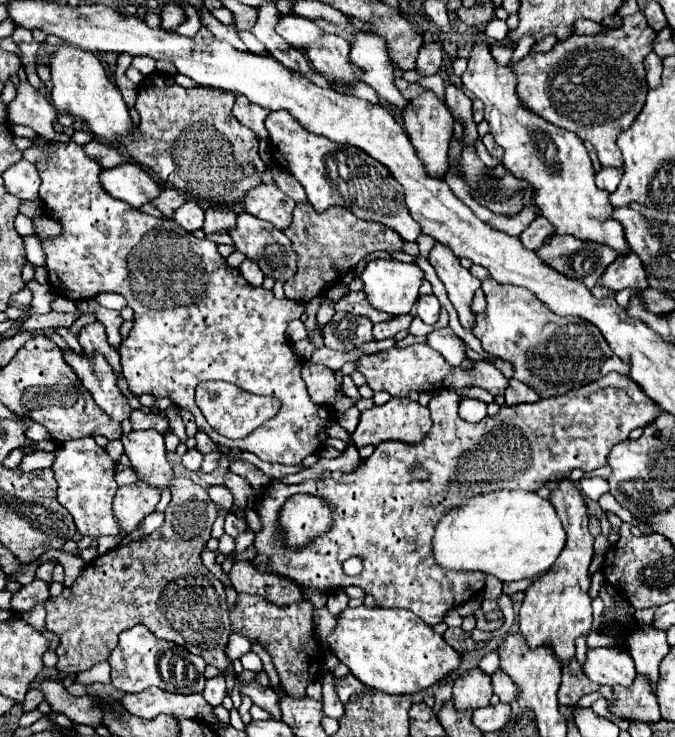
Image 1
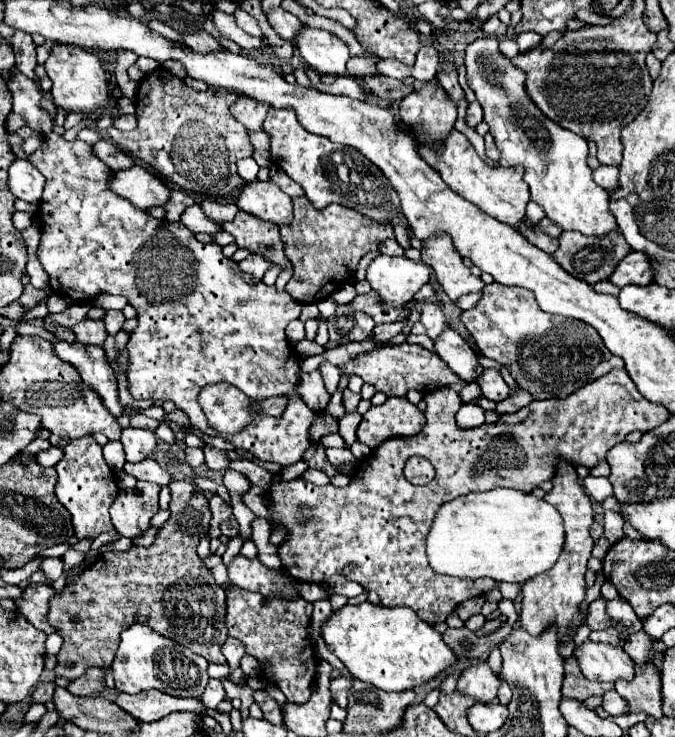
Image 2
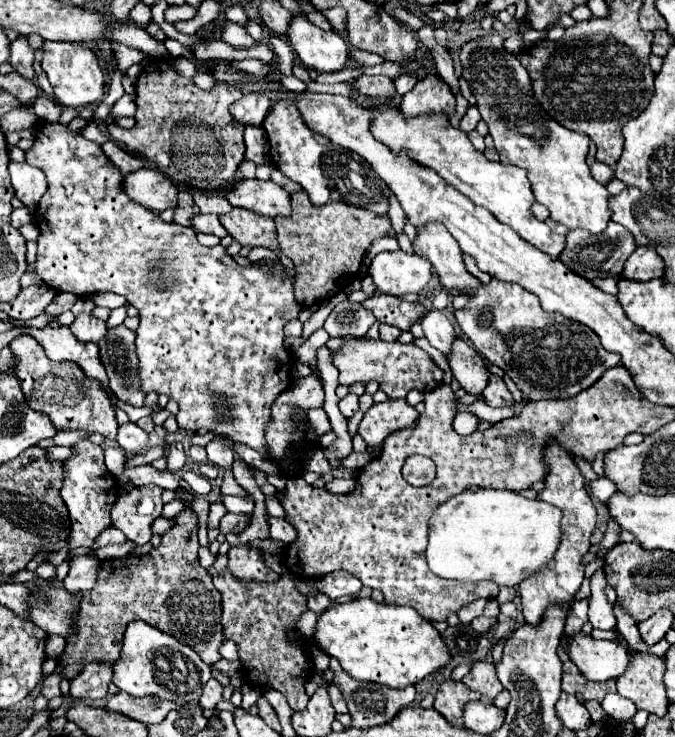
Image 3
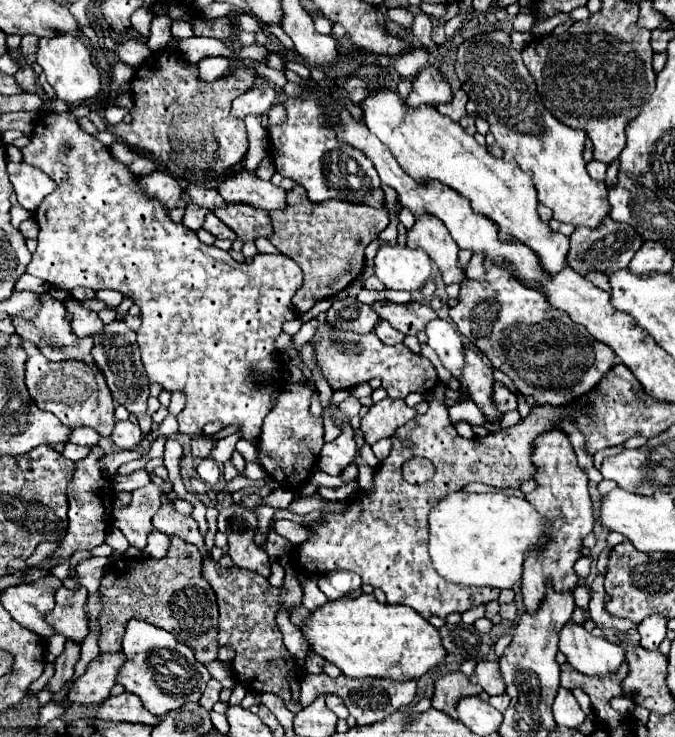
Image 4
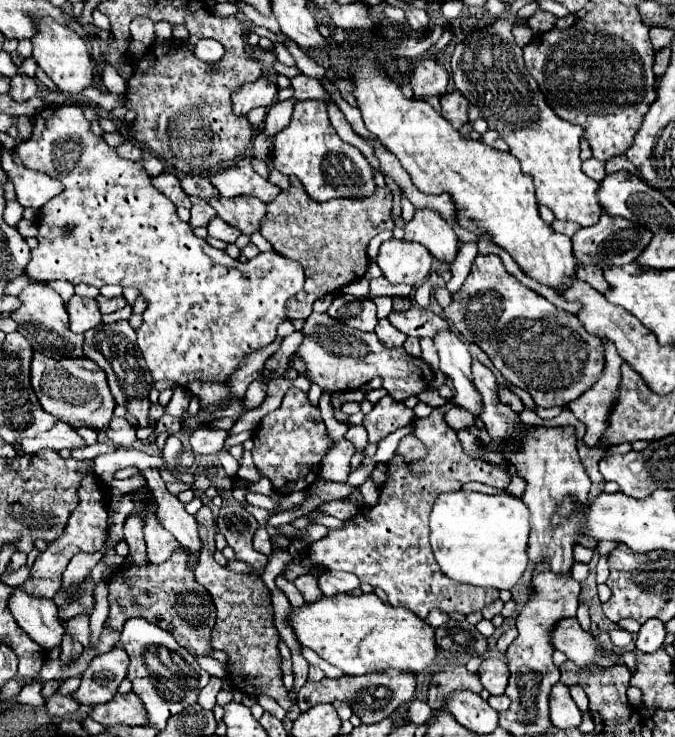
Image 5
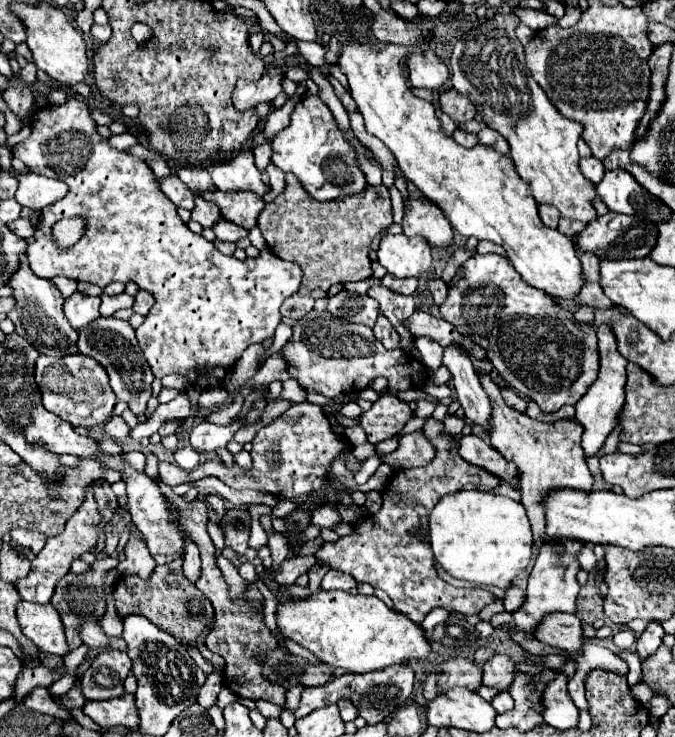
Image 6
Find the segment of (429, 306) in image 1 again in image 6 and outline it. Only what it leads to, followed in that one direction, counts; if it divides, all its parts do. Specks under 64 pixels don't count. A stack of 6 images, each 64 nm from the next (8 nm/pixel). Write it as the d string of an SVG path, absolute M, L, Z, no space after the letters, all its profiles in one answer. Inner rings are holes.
M458 344L444 346L442 366L446 366L452 374L456 398L458 398L460 406L464 408L466 418L488 430L488 416L490 416L488 396L480 386L480 380L474 372L468 352L464 348L460 348Z

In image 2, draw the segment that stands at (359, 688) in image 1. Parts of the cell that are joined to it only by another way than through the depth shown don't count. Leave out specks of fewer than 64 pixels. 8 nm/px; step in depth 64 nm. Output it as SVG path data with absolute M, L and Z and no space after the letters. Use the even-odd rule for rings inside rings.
M346 672L344 676L334 678L332 684L330 684L330 692L332 692L332 696L334 696L334 700L338 702L340 708L348 706L348 692L352 690L352 682L354 682L352 676Z

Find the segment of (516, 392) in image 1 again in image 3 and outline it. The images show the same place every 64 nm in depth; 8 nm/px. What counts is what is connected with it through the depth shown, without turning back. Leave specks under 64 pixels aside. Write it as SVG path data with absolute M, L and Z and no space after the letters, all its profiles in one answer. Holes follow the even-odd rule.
M484 402L472 404L472 406L460 406L460 410L468 410L468 412L476 412L476 416L480 416L480 420L488 420L488 422L500 422L504 418L510 418L516 410L516 406L520 406L518 402L514 402L512 406L506 408L490 408Z

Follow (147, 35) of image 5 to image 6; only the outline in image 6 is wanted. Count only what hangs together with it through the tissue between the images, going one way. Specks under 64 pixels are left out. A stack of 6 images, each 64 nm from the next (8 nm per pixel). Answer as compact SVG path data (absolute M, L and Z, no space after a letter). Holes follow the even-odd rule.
M136 22L136 24L132 26L132 36L134 36L134 40L136 40L136 42L140 42L140 44L142 44L142 40L150 40L150 38L152 38L152 30L150 30L150 26L148 26L148 24Z

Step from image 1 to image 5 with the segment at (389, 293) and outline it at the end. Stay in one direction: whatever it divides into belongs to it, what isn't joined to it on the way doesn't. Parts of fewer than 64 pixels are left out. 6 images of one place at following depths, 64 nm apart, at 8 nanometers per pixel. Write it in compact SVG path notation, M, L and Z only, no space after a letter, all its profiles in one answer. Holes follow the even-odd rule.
M392 238L380 246L376 264L388 282L420 286L430 274L432 254L420 244Z

